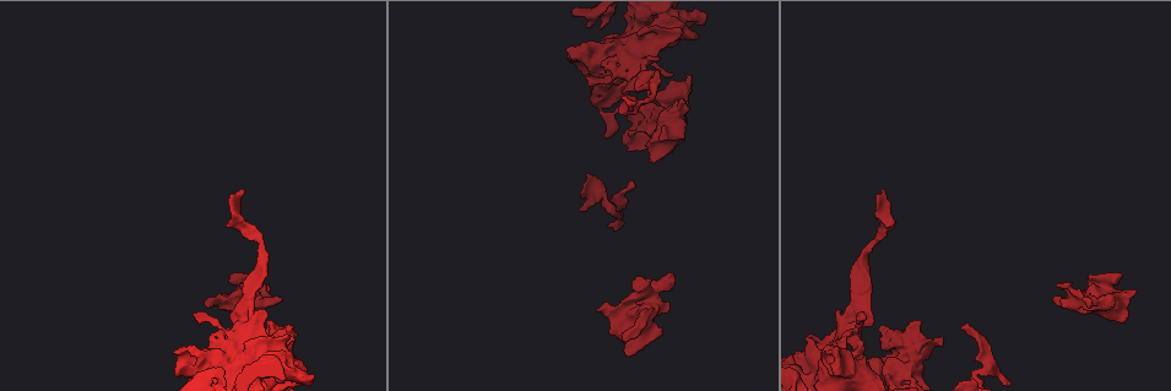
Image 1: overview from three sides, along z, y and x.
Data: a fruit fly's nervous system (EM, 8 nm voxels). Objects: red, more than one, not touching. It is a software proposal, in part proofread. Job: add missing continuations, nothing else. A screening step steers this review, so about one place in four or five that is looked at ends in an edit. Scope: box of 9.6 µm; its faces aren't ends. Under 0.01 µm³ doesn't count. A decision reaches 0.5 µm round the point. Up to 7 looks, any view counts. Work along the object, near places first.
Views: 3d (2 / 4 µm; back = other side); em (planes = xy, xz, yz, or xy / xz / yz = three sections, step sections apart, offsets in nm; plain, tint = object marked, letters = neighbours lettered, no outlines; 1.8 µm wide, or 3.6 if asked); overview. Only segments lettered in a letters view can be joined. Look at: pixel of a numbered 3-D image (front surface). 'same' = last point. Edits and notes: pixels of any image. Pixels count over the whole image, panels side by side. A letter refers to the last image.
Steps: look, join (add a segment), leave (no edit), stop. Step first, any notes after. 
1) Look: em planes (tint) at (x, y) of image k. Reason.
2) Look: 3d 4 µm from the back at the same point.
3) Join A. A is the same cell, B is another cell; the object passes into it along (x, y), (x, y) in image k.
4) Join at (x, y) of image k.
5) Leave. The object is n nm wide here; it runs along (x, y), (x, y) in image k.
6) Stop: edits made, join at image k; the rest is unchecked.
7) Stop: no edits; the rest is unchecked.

Look: em planes (letters) at (656, 28) of image 1. Sudden change in width.

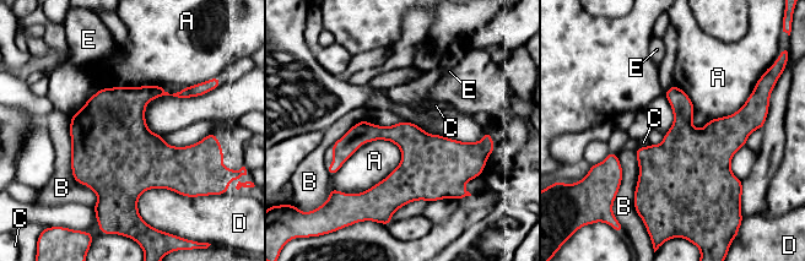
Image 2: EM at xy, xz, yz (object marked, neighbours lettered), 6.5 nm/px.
Leave. The longest contact is with B, 600 nm; A, B, C, D and E are other cells; no lettered segment goes on from it.

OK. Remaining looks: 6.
Look: em planes (letters) at (679, 112) of image 1. Sudden change in width.

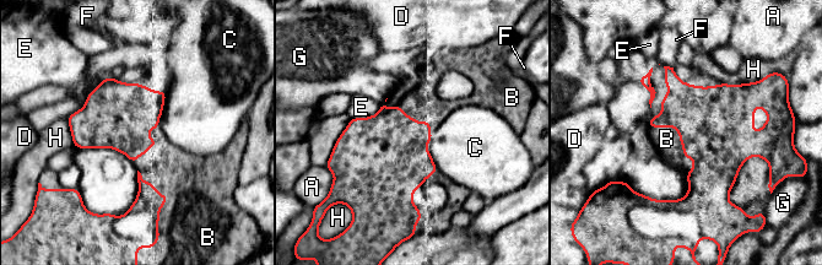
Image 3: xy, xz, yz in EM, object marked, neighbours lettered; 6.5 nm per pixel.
Join B. The object is 440 nm wide here; B is the same cell, A, C, D, E, F, G and H are other cells; it goes on there.

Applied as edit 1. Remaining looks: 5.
Look: em planes (tint) at (631, 180) of image 1. Branch stops here.

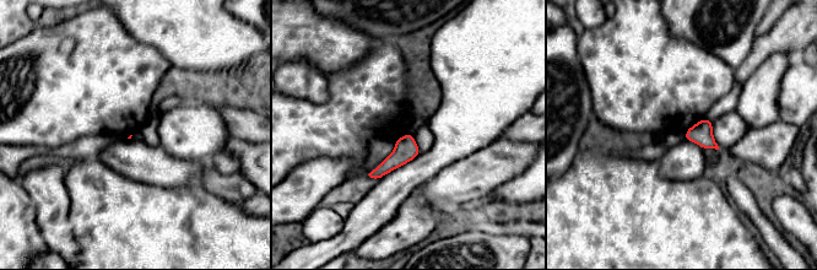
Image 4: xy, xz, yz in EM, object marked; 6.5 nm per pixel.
Look: em planes (letters) at the same point.

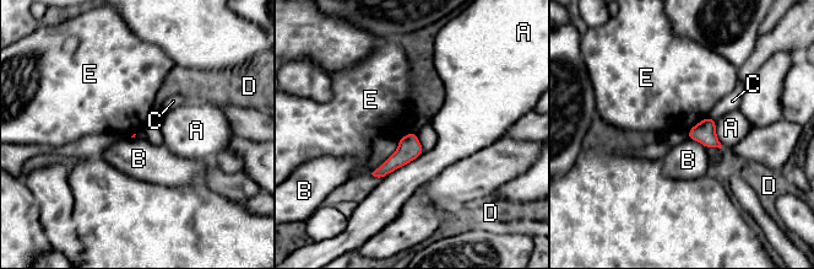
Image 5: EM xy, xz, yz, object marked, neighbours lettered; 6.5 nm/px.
Leave. A, B, C, D and E are other cells; a border runs along (709, 116), (688, 132) in image 5; none of them fits.

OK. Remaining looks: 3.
Stop: edits made, join at image 3; the rest is unchecked.

